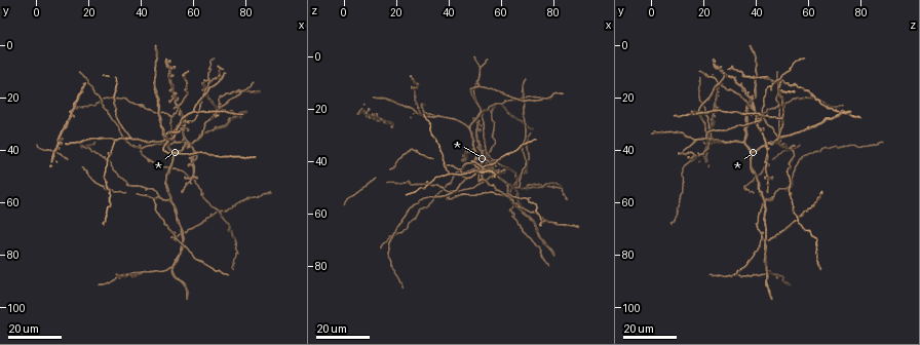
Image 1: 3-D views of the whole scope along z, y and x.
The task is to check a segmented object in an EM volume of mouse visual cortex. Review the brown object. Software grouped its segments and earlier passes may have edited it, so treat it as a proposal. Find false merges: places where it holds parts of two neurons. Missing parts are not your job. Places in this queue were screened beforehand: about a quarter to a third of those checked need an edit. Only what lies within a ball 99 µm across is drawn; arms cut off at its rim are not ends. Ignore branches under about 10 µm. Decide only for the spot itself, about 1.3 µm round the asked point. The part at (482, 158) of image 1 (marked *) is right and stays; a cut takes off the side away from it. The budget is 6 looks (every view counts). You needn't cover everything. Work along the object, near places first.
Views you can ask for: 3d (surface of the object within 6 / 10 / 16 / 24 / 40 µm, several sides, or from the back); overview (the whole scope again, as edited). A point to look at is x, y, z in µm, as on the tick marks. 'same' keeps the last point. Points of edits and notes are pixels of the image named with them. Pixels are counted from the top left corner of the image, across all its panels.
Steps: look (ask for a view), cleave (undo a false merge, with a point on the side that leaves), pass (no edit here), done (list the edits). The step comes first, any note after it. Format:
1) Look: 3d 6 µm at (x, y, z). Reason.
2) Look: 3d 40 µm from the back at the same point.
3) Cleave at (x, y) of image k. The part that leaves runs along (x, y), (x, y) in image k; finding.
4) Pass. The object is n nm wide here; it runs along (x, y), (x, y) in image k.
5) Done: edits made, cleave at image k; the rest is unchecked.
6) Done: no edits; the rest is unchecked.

Look: 3d 24 µm at (47, 57, 46). Three arms meet.

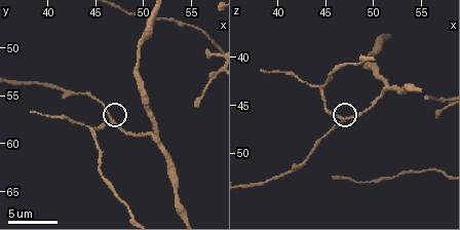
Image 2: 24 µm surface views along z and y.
Look: 3d 10 µm at (46.4, 58.0, 46.6).

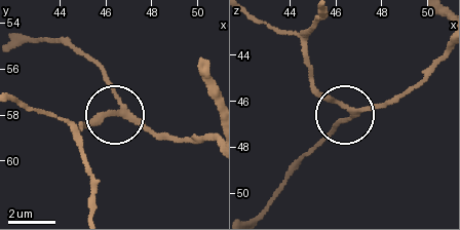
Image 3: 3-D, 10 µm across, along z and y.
Look: 3d 10 µm from the back at (46.6, 57.9, 46.3).

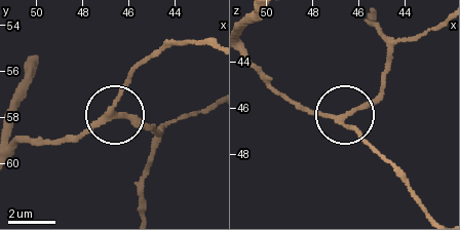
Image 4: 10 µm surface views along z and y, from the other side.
Pass. The side arm is 72 µm long; 3 arms meet here; continuous, no second neuron.

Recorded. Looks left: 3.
Look: 3d 16 µm at (55, 24, 40). Looks like a crossing.

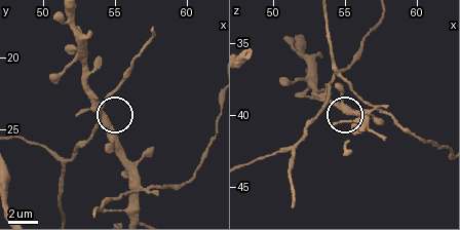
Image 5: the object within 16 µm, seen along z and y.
Look: 3d 10 µm at (54.4, 24.4, 39.2).

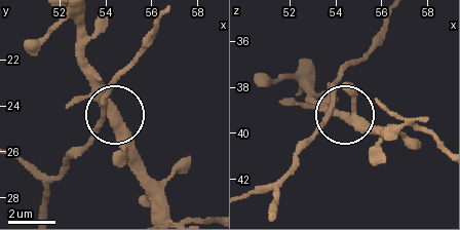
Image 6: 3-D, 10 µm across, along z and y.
Pass. It runs along (38, 213), (66, 161), (113, 113), (103, 77) in image 6; all the same neuron.

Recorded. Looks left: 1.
Done: no edits; the rest is unchecked.

